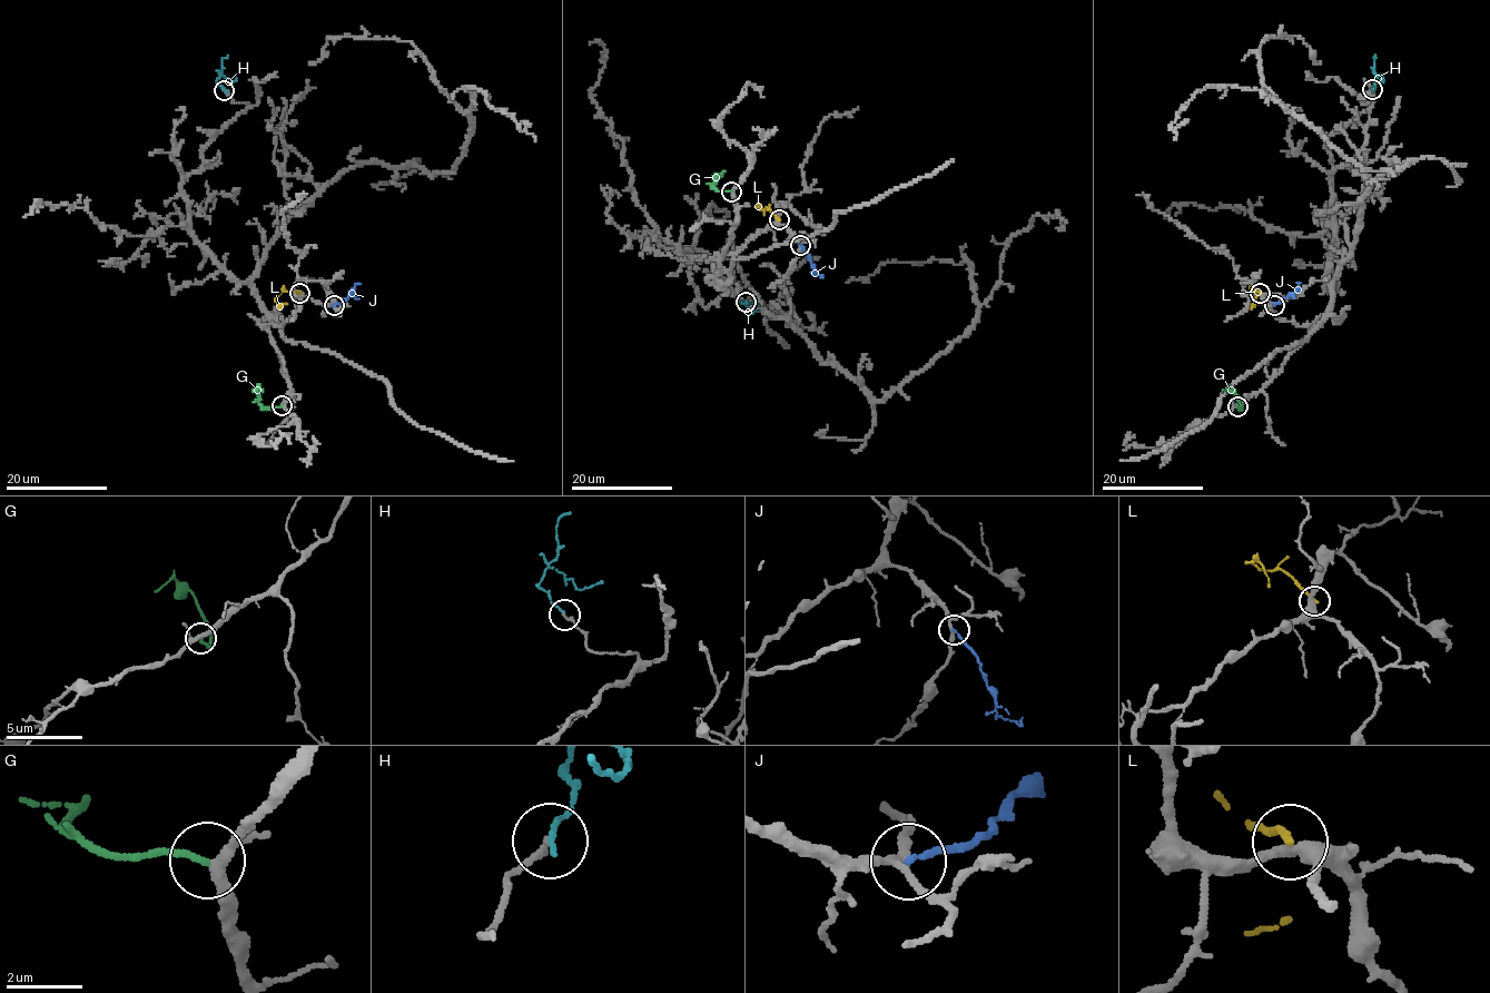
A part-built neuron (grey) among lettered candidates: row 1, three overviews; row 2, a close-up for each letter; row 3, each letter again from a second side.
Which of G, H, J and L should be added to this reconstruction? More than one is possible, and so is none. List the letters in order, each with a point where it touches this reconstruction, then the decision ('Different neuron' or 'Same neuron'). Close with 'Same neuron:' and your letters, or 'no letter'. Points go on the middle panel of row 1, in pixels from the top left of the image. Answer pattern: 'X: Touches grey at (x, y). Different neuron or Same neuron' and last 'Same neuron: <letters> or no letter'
G: Touches grey at (731, 192). Same neuron
H: Touches grey at (746, 302). Different neuron
J: Touches grey at (800, 245). Different neuron
L: Touches grey at (779, 219). Different neuron
Same neuron: G

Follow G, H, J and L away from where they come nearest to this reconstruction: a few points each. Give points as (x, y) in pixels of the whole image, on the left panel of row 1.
G: (280, 406), (266, 409), (259, 402), (256, 390), (258, 385), (264, 391)
H: (224, 89), (217, 80), (218, 76), (230, 82), (237, 78)
J: (335, 305), (352, 295), (359, 284)
L: (299, 293), (282, 291), (275, 302), (286, 303)

